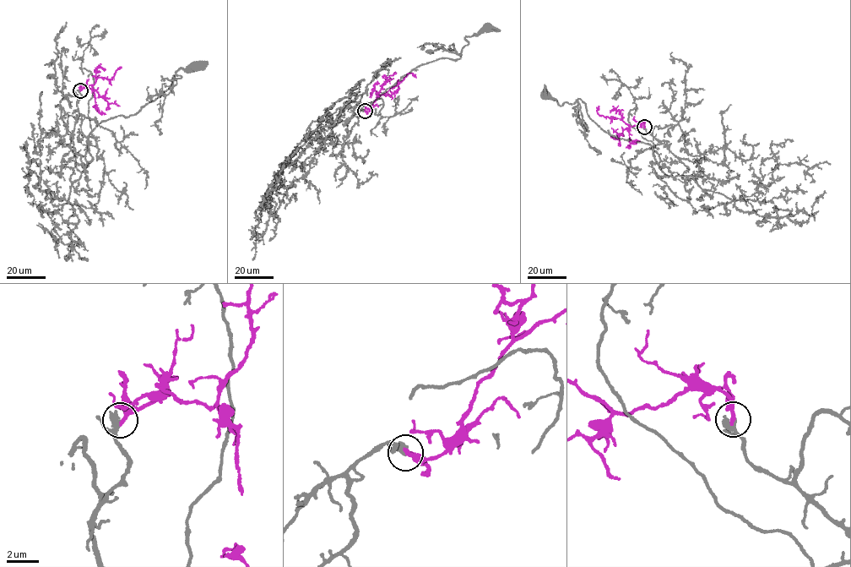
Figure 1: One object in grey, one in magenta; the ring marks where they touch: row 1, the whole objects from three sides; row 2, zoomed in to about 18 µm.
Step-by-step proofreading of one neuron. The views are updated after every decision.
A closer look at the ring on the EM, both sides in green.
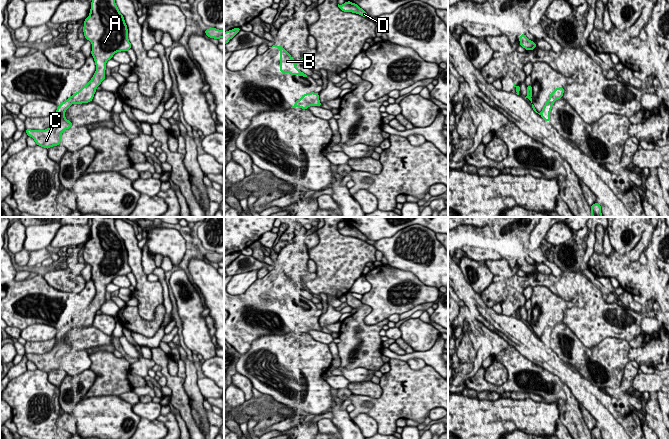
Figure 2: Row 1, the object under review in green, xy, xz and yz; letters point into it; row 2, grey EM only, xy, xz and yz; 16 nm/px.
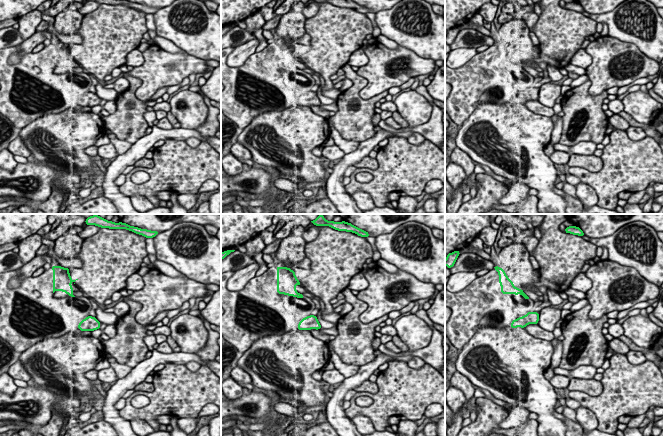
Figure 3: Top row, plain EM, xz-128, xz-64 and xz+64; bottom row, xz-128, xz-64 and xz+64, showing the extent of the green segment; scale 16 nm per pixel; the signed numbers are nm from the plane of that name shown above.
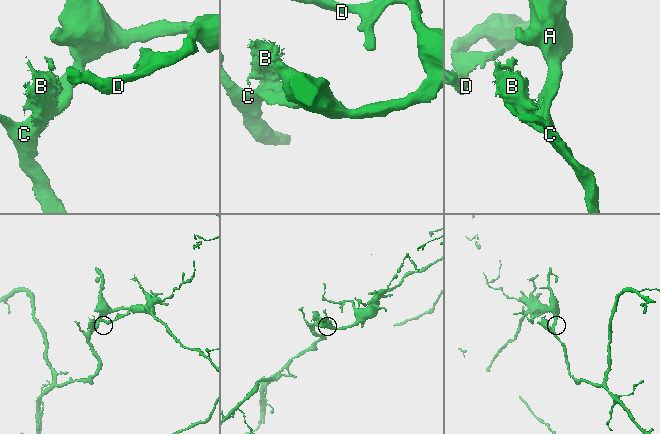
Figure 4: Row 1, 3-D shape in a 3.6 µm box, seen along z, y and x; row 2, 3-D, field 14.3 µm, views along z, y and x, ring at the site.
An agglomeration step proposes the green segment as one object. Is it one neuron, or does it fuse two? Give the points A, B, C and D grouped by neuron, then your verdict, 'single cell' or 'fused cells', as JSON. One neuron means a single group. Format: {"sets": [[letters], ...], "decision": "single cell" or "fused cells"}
{"sets": [["A", "B", "C", "D"]], "decision": "single cell"}

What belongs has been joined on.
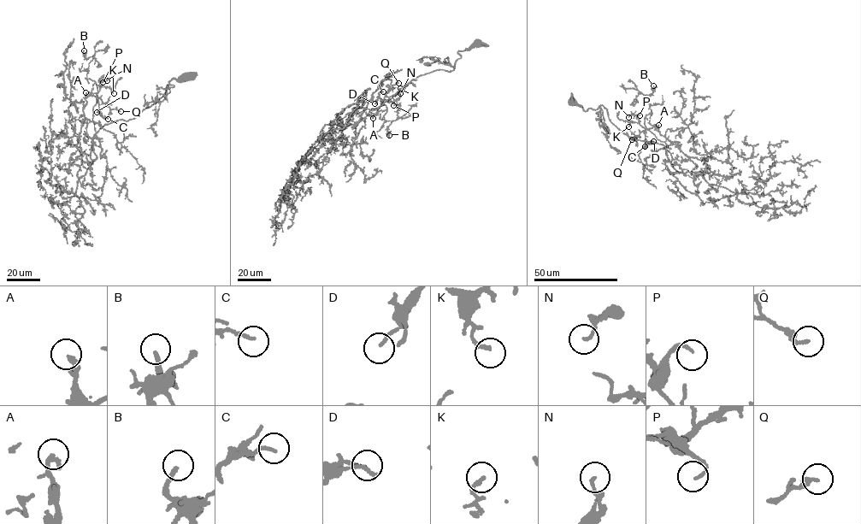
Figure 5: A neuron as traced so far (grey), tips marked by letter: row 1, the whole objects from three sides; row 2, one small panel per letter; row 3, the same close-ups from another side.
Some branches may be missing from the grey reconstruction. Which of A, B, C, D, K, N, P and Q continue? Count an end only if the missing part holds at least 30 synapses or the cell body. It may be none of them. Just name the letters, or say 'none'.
A, B

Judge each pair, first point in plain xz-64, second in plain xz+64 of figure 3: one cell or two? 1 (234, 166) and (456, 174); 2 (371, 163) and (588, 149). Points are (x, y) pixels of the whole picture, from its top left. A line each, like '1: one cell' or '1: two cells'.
1: one cell
2: two cells

